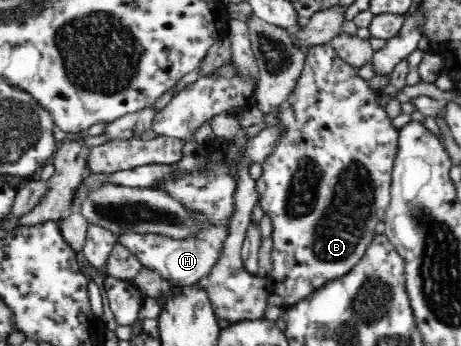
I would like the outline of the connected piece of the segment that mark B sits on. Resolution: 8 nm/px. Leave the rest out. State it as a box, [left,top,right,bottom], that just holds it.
[255,44,399,307]

